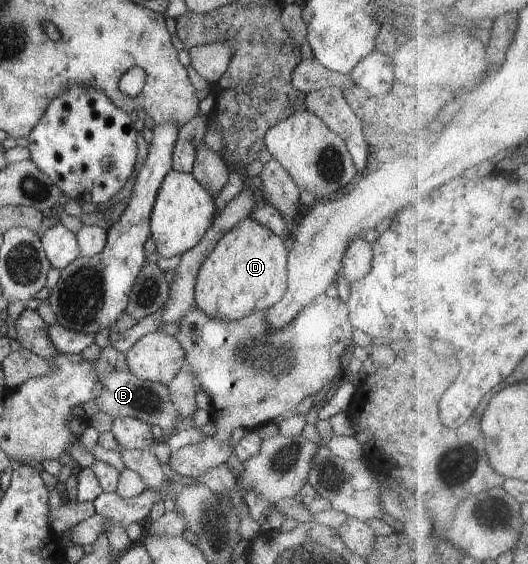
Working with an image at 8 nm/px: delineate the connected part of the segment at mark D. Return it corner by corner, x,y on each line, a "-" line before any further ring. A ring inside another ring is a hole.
250,217
242,219
215,244
195,280
195,304
206,316
233,321
274,306
286,292
286,240

